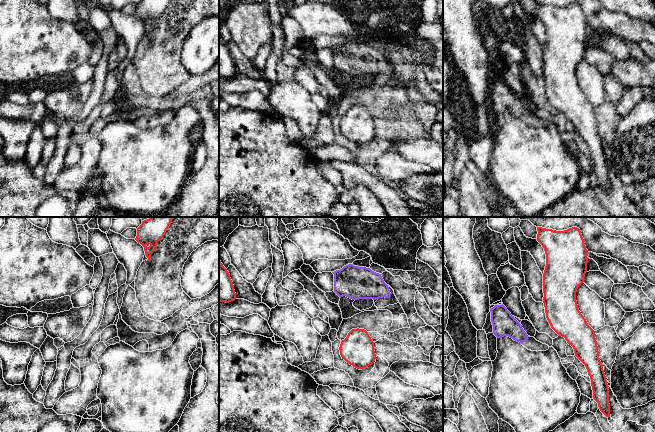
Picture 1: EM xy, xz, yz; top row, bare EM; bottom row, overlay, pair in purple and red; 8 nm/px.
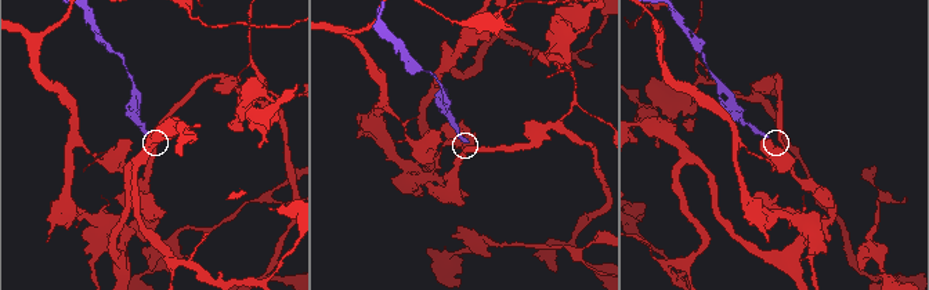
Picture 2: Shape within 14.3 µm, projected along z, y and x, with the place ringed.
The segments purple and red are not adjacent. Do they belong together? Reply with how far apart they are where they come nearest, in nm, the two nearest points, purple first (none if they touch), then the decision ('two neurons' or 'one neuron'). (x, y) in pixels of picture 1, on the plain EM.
200 nm | yz (528, 112), (550, 101) | two neurons

